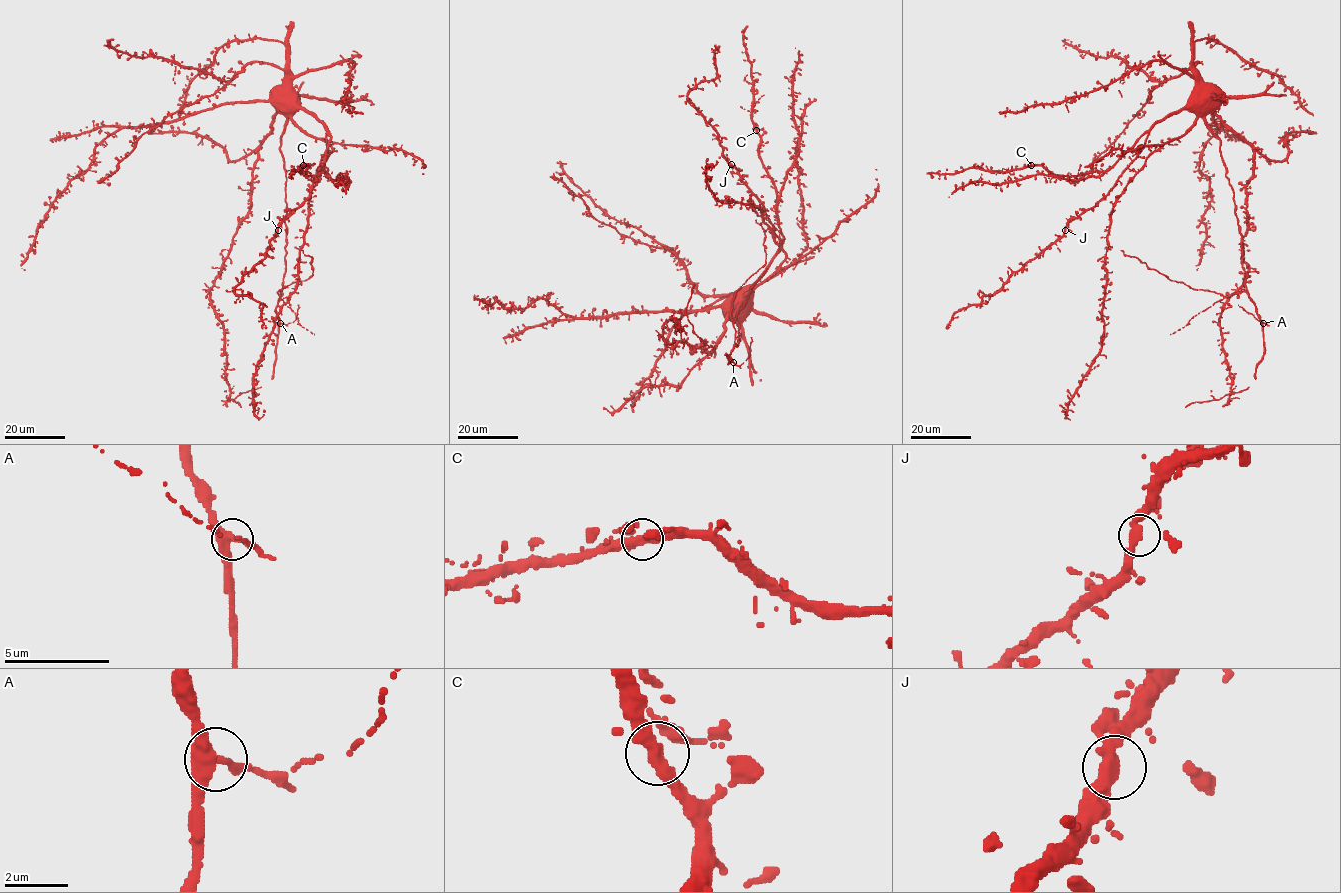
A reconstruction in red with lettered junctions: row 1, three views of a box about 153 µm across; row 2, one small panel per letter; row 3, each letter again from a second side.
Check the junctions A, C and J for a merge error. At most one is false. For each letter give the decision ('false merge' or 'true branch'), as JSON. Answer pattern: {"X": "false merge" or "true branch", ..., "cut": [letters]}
{"A": "true branch", "C": "true branch", "J": "true branch", "cut": []}

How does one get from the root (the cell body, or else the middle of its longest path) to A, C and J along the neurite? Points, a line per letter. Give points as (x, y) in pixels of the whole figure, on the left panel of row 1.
A: (292, 107), (280, 140), (286, 178), (285, 270), (276, 308), (280, 323)
C: (292, 107), (292, 111), (310, 112), (330, 137), (323, 171), (308, 176), (307, 165), (304, 165)
J: (292, 107), (292, 111), (310, 112), (322, 124), (326, 154), (310, 195), (278, 230)

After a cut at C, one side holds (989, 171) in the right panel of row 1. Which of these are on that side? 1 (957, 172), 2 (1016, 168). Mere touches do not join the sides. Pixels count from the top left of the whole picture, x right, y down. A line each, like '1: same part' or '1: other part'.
1: same part
2: same part

